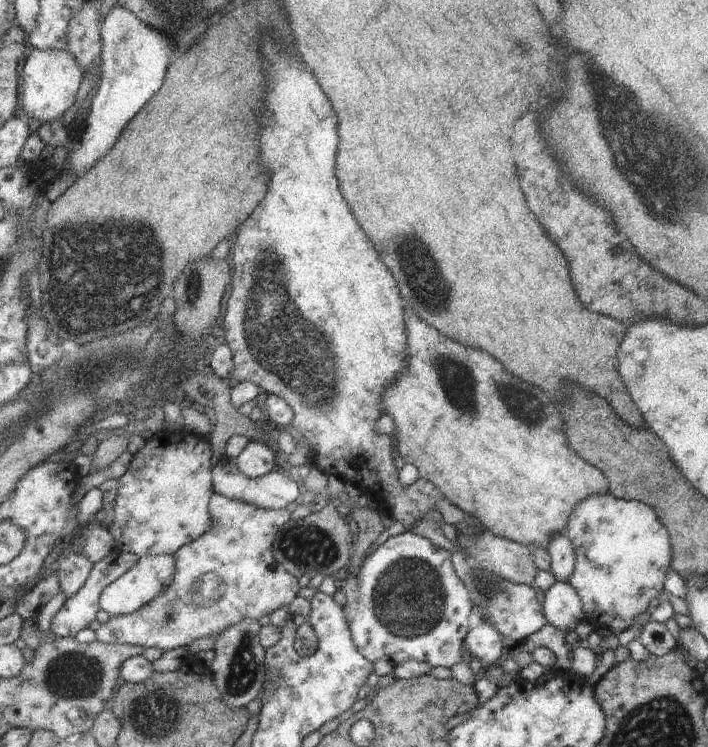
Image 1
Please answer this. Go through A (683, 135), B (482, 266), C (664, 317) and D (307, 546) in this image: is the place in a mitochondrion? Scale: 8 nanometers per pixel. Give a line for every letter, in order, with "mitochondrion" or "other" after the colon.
A: mitochondrion
B: other
C: other
D: mitochondrion

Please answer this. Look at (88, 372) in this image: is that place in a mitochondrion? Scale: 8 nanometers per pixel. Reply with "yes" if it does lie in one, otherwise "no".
yes

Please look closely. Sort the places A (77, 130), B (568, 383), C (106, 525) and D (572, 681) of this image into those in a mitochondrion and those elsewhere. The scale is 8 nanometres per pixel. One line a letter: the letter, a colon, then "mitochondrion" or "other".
A: other
B: other
C: other
D: other

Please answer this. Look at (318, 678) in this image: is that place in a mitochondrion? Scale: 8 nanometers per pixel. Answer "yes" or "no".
no

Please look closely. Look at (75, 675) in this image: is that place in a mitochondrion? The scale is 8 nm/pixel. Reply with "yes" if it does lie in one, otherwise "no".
yes

